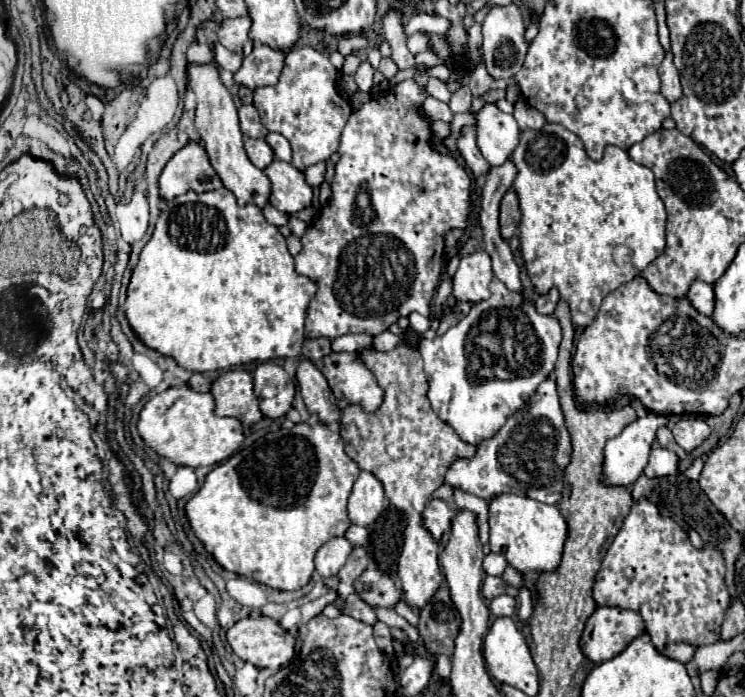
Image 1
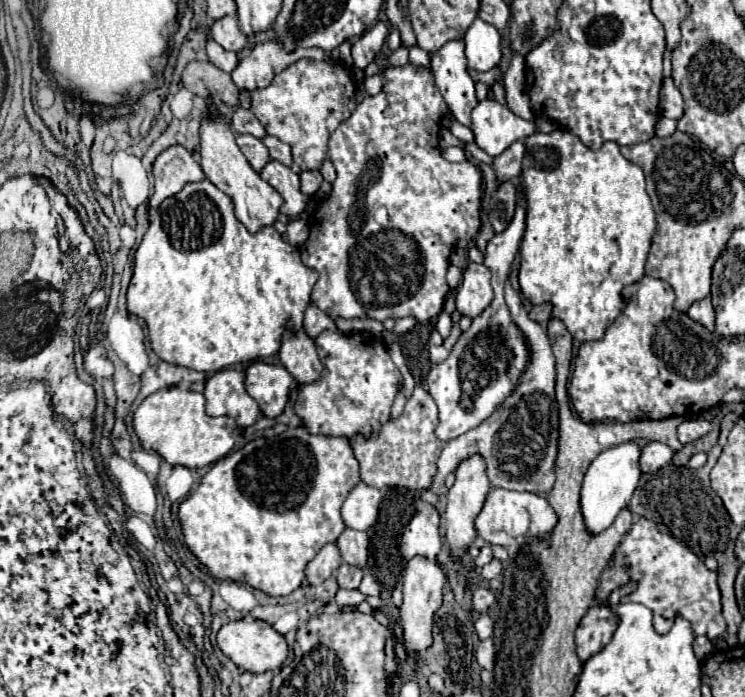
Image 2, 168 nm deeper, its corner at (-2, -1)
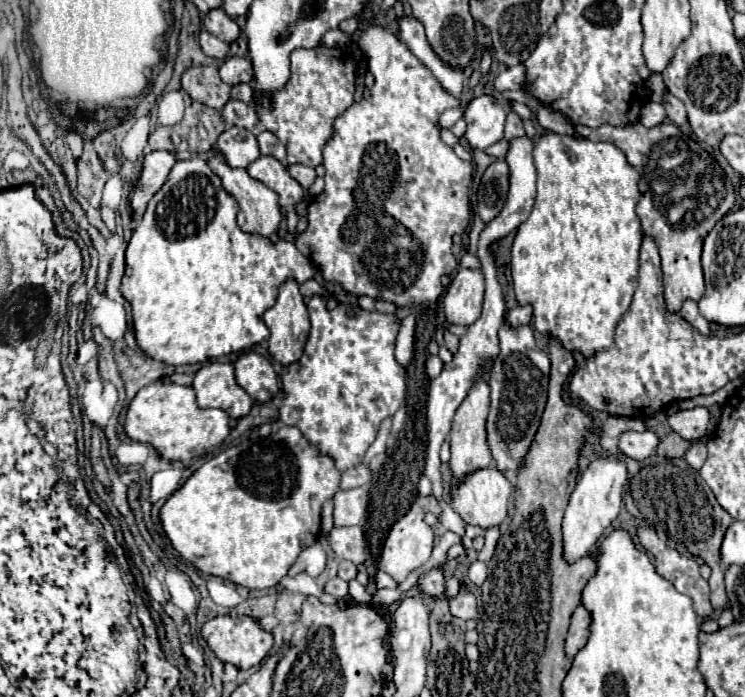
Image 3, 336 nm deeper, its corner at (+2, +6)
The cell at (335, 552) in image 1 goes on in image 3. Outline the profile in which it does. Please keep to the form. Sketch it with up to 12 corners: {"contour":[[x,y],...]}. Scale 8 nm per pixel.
{"contour":[[315,541],[299,553],[289,577],[317,577],[325,569],[323,543]]}

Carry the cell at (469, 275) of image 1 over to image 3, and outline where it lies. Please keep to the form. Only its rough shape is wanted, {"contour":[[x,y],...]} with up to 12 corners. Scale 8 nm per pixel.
{"contour":[[459,267],[443,295],[447,323],[481,315],[483,273]]}

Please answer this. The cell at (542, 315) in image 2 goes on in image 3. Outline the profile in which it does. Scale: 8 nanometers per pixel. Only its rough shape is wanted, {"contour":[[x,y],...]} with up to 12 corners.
{"contour":[[533,307],[509,309],[505,323],[509,327],[529,325]]}

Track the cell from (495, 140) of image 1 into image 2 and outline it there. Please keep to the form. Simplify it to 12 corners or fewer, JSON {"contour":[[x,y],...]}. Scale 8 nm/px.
{"contour":[[495,100],[473,110],[475,144],[491,158],[535,132]]}

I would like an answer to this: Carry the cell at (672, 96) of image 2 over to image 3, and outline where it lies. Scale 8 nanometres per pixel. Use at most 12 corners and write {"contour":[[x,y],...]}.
{"contour":[[667,95],[665,111],[675,125],[687,125],[685,105]]}

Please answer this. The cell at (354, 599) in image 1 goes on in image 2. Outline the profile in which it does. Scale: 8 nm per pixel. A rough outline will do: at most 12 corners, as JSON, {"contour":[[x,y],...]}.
{"contour":[[339,590],[339,606],[359,606],[367,596],[359,590]]}

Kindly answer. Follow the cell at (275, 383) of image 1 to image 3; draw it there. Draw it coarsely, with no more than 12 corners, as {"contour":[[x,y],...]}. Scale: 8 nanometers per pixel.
{"contour":[[253,351],[235,361],[237,383],[257,403],[279,391],[273,365]]}

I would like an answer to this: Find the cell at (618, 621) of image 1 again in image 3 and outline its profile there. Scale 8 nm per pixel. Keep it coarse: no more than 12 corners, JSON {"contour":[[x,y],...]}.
{"contour":[[573,611],[565,653],[569,659],[585,647],[589,637],[589,611]]}

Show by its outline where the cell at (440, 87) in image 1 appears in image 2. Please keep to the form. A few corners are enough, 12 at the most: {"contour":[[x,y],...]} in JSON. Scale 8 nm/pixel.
{"contour":[[409,50],[409,62],[417,68],[431,70],[431,58],[425,50]]}

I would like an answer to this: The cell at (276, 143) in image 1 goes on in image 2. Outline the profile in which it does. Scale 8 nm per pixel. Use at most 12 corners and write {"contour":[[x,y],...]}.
{"contour":[[265,136],[273,160],[291,166],[291,148],[275,136]]}

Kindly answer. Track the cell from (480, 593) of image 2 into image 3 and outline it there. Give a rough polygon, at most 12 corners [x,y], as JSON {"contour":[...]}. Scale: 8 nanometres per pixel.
{"contour":[[461,593],[451,603],[451,615],[477,619],[477,599]]}

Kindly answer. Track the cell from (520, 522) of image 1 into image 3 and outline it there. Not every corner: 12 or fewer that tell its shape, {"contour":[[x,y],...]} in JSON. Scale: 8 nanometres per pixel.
{"contour":[[497,467],[451,483],[451,507],[469,525],[501,525],[515,487]]}

